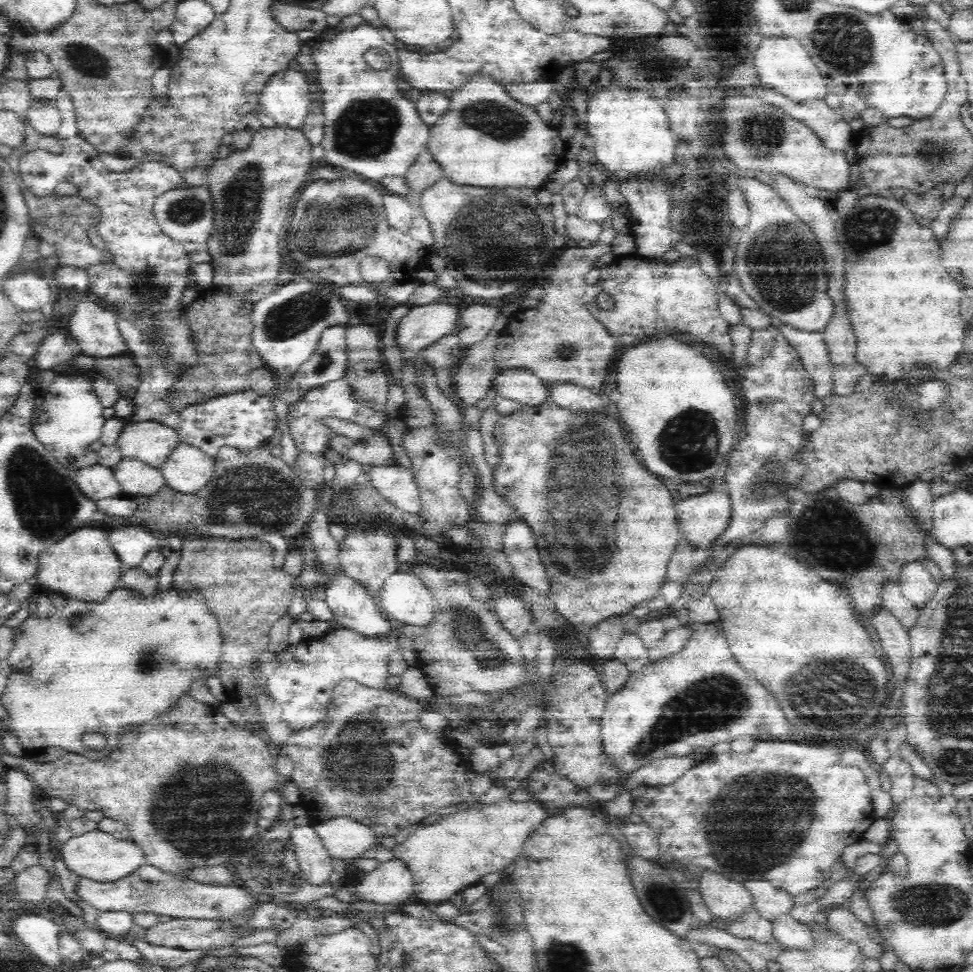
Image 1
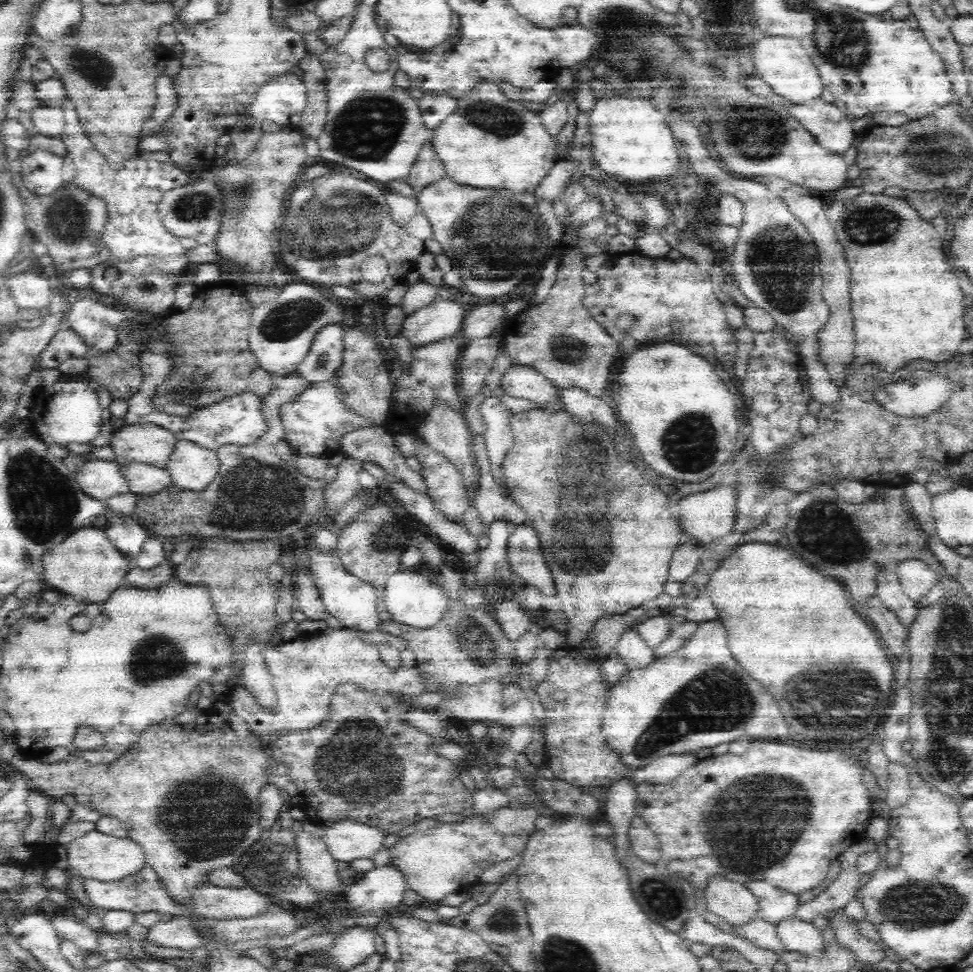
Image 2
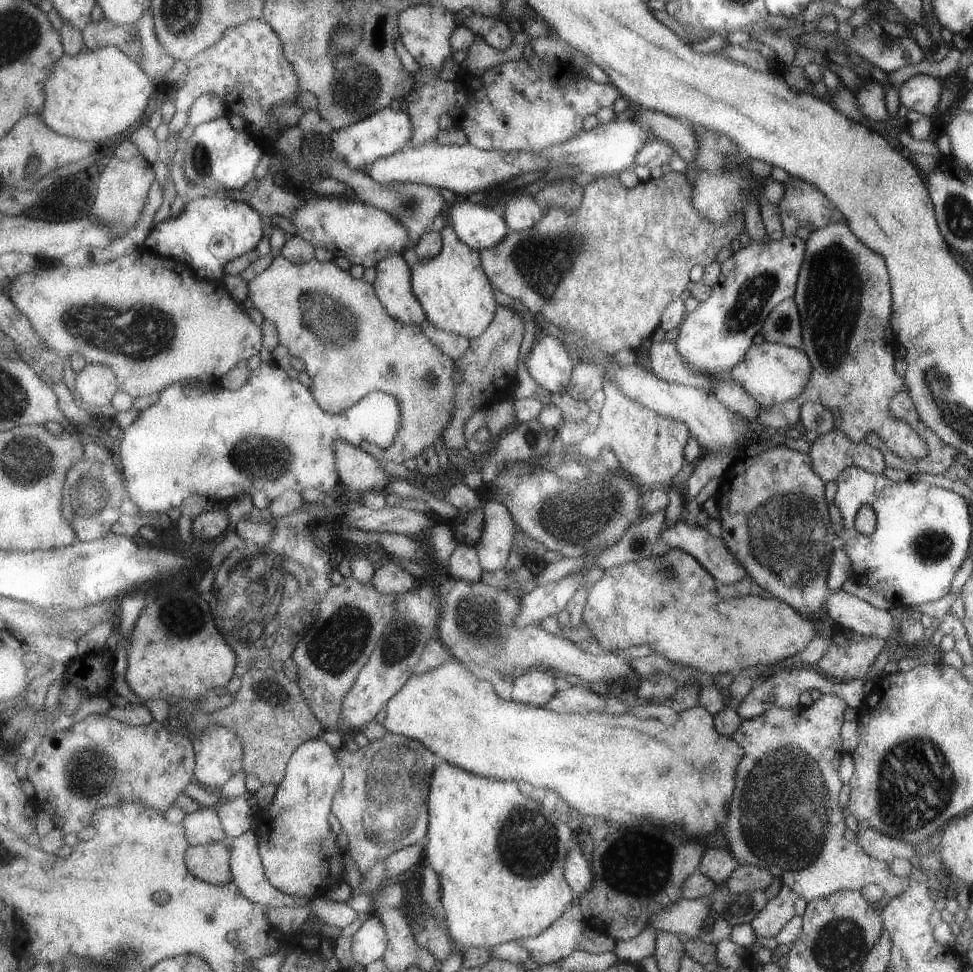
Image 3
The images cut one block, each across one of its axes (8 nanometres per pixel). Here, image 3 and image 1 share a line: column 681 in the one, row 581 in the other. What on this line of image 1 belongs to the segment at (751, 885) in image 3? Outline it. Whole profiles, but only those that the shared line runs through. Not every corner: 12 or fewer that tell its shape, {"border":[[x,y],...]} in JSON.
{"border":[[918,562],[902,570],[902,594],[912,606],[924,608],[936,582]]}

